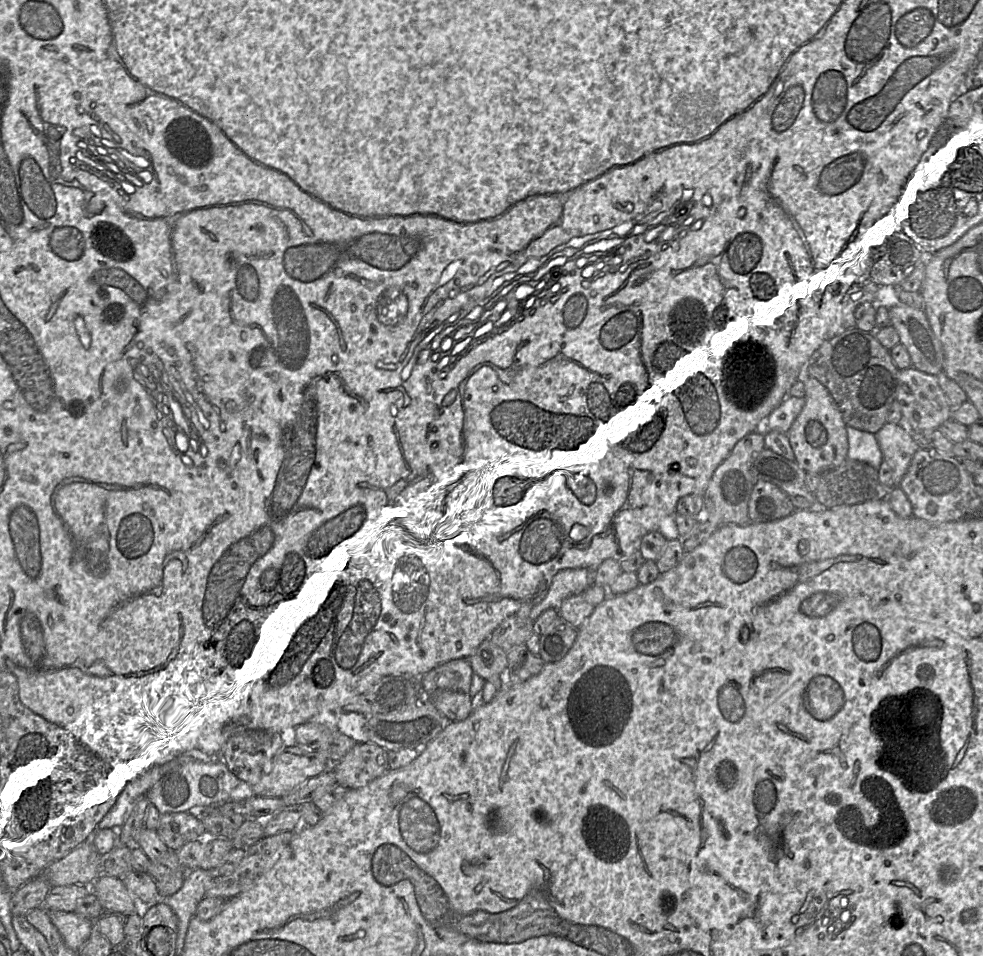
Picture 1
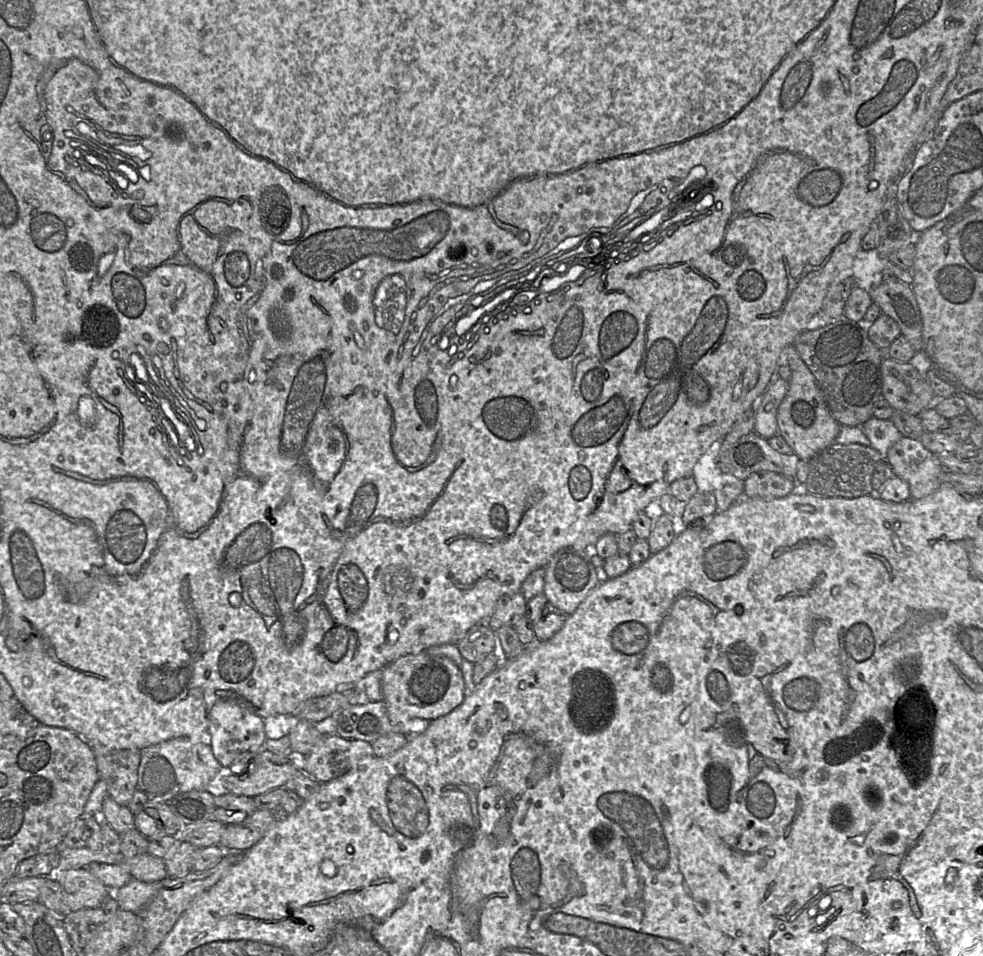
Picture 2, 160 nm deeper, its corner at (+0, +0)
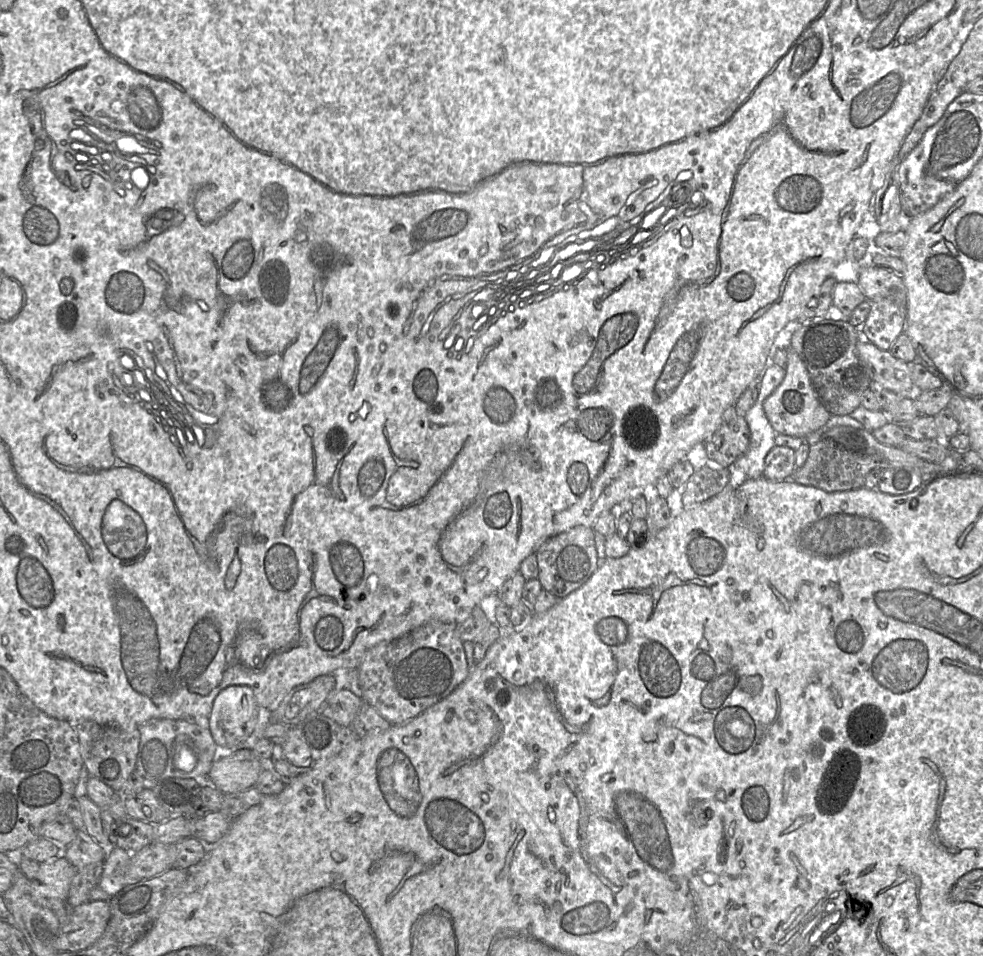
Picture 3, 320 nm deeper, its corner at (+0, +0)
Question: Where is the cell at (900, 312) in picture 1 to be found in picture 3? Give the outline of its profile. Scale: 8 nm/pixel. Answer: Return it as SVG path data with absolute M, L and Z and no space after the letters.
M863 265L860 269L858 285L866 300L887 298L896 303L901 310L907 311L907 289L902 275L894 270L875 265Z

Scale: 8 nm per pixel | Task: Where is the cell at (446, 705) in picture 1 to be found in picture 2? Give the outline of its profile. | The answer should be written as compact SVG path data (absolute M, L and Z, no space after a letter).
M426 651L399 657L382 668L381 689L390 720L399 725L424 725L444 716L465 700L467 693L461 668L445 656L430 655Z

